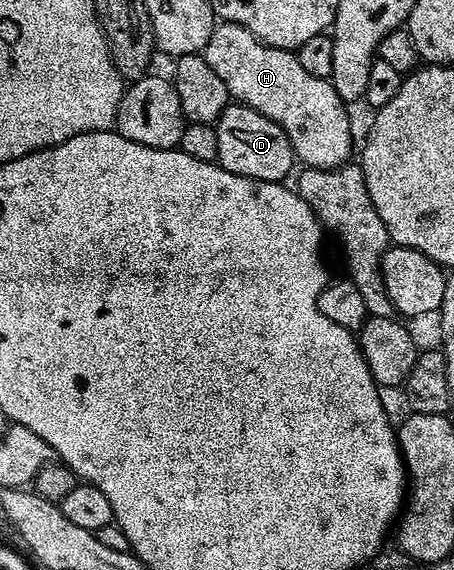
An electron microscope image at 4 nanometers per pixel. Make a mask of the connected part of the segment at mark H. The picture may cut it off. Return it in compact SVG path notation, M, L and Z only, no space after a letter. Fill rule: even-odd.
M229 21L217 24L212 30L206 47L202 50L206 63L218 74L218 79L226 83L226 91L233 102L248 105L254 111L266 115L286 131L292 144L295 160L309 169L337 169L339 165L349 164L352 153L352 121L348 118L349 106L338 95L331 80L327 77L310 75L298 63L295 52L275 49L264 45L246 27Z

